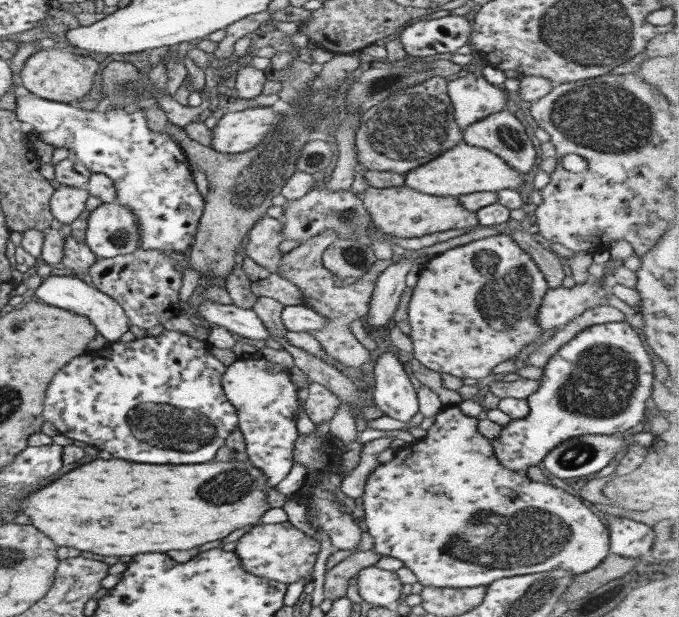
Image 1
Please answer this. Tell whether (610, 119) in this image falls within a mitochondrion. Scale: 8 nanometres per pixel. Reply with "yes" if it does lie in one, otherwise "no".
yes

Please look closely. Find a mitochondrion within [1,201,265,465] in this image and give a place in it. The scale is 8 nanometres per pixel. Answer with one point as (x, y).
(188, 431)

